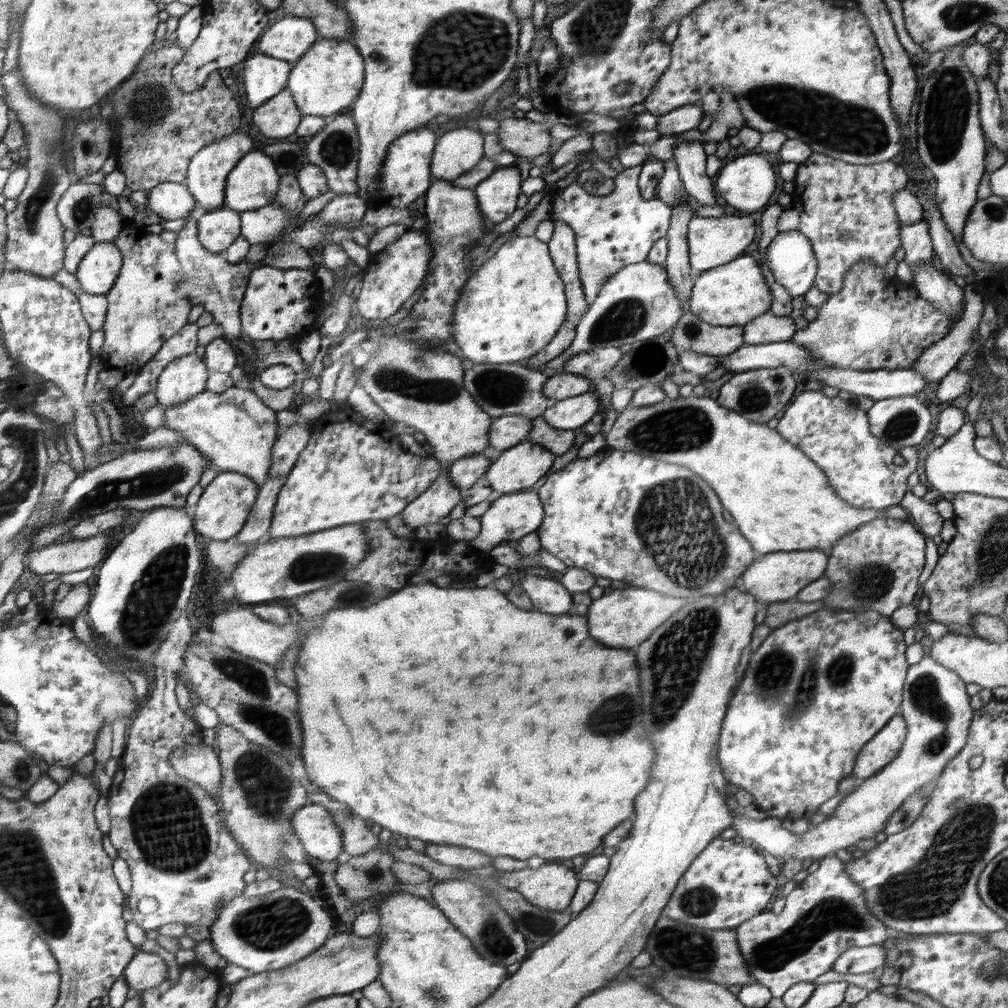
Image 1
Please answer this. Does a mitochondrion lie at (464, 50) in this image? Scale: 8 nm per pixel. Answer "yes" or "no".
yes

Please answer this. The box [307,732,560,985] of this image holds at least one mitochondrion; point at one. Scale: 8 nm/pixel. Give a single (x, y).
(498, 943)

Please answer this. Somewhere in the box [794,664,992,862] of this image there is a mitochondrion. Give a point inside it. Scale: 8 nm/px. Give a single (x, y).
(925, 690)

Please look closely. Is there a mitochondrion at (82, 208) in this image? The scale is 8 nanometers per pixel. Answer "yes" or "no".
yes

